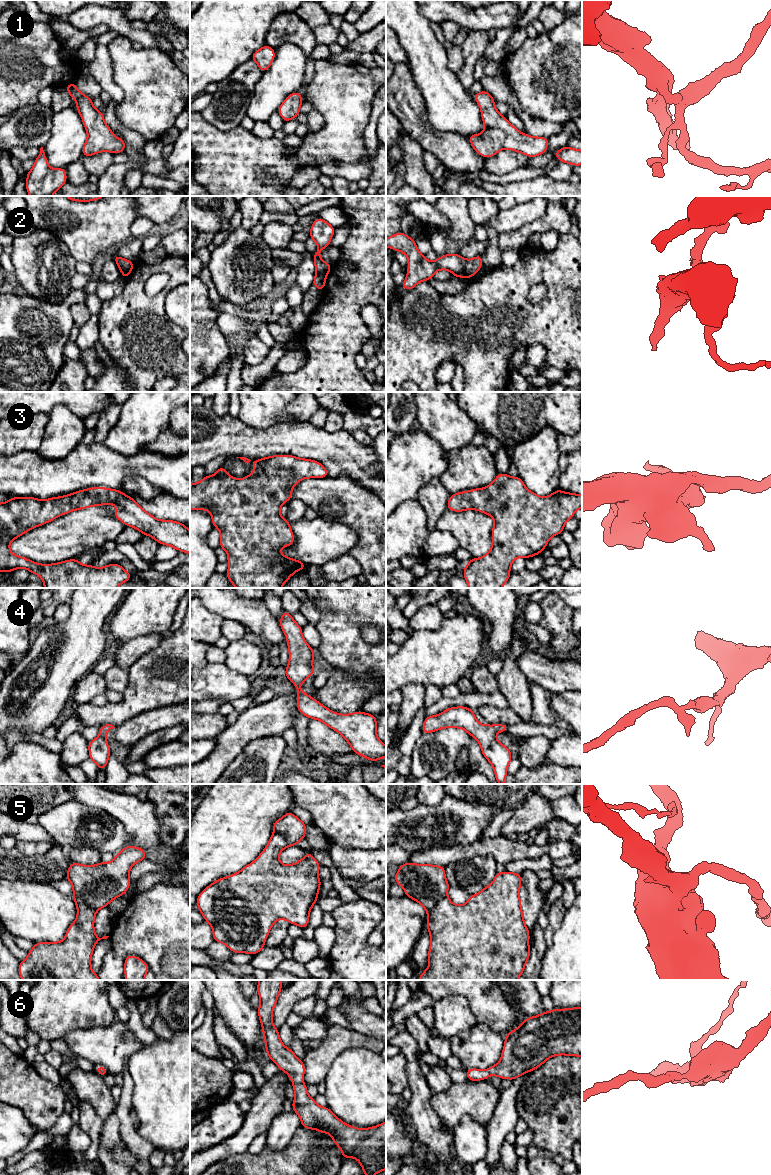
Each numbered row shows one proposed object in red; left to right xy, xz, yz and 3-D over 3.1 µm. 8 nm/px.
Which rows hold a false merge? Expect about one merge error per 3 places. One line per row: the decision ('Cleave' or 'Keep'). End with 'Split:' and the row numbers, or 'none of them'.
1: Keep
2: Cleave
3: Keep
4: Keep
5: Cleave
6: Keep
Split: 2, 5

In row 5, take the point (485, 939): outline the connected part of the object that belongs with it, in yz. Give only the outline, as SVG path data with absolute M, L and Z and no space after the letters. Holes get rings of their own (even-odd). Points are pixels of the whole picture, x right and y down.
M497 872L493 882L478 894L470 895L464 905L455 905L448 896L440 899L427 920L431 943L429 967L418 980L517 980L530 956L529 930L520 902L521 874Z

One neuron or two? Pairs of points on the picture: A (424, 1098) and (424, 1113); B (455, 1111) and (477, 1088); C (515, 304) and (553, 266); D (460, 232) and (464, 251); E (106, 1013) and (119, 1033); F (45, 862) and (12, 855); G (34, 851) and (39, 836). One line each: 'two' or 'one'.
A: one
B: one
C: one
D: two
E: two
F: one
G: two

